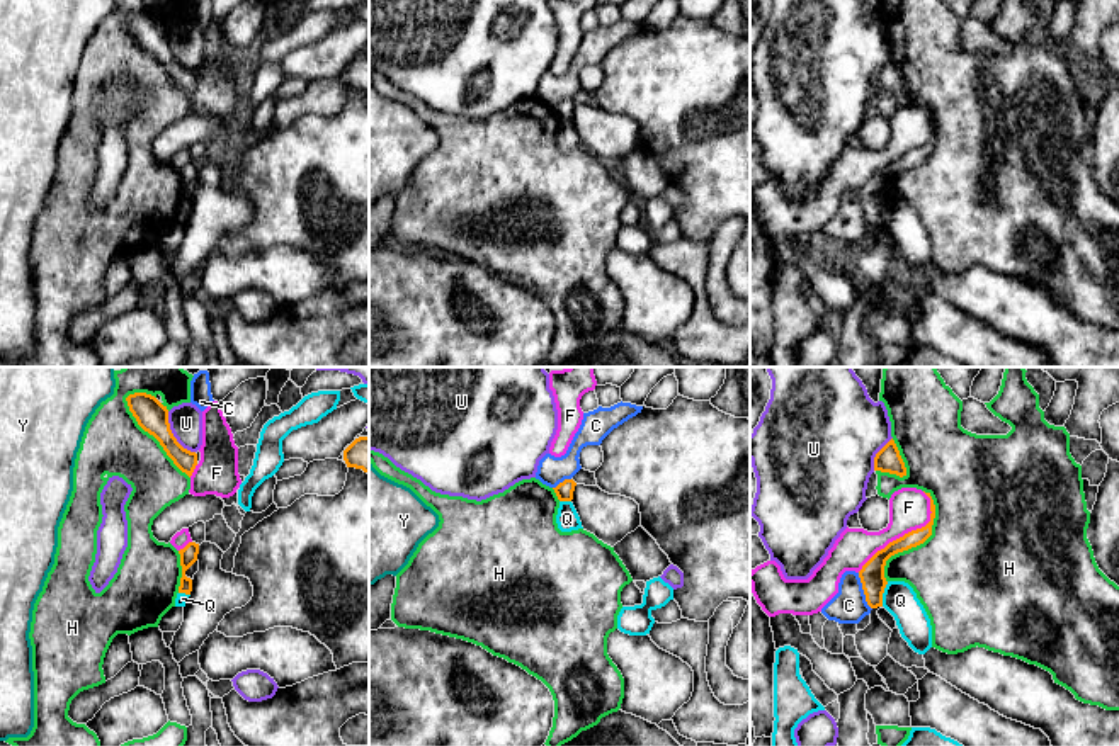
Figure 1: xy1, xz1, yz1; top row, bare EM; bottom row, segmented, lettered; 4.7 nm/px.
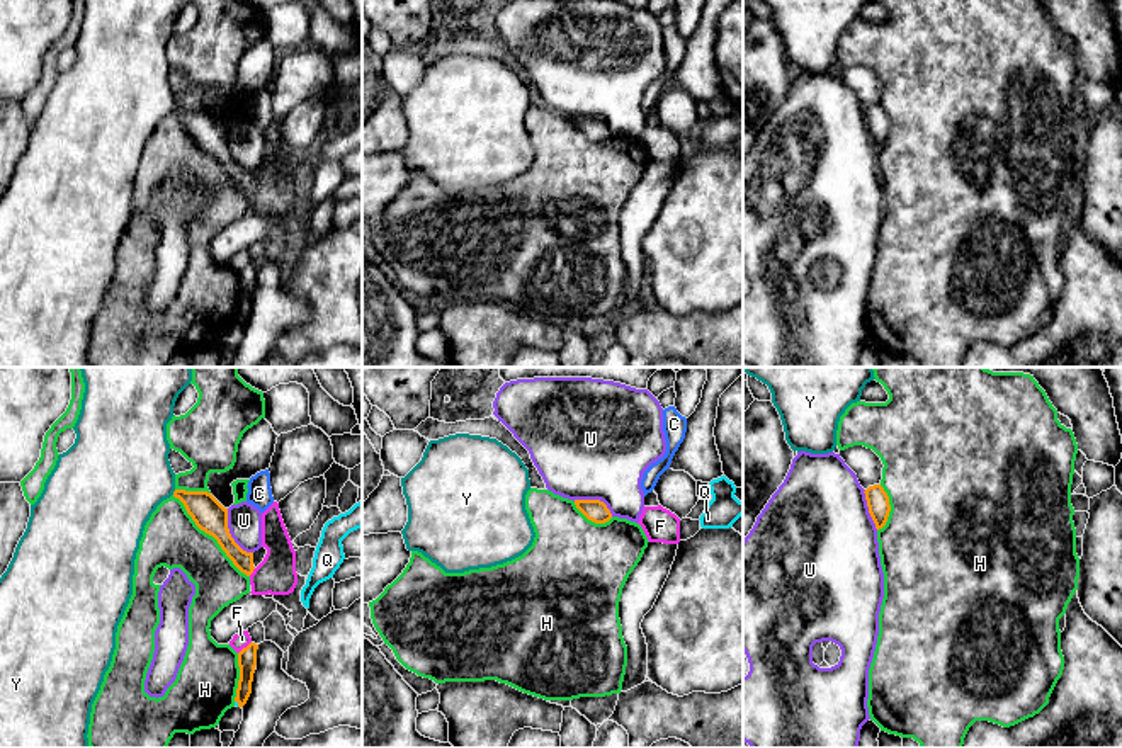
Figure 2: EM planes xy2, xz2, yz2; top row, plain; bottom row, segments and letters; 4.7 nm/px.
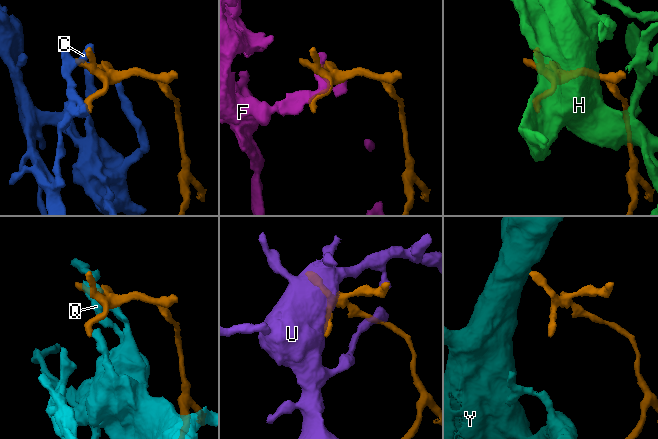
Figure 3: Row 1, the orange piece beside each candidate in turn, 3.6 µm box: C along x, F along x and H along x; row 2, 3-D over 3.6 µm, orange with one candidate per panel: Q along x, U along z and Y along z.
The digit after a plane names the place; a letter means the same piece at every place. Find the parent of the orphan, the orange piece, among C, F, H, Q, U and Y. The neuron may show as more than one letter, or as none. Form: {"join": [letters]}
{"join": ["Y"]}

